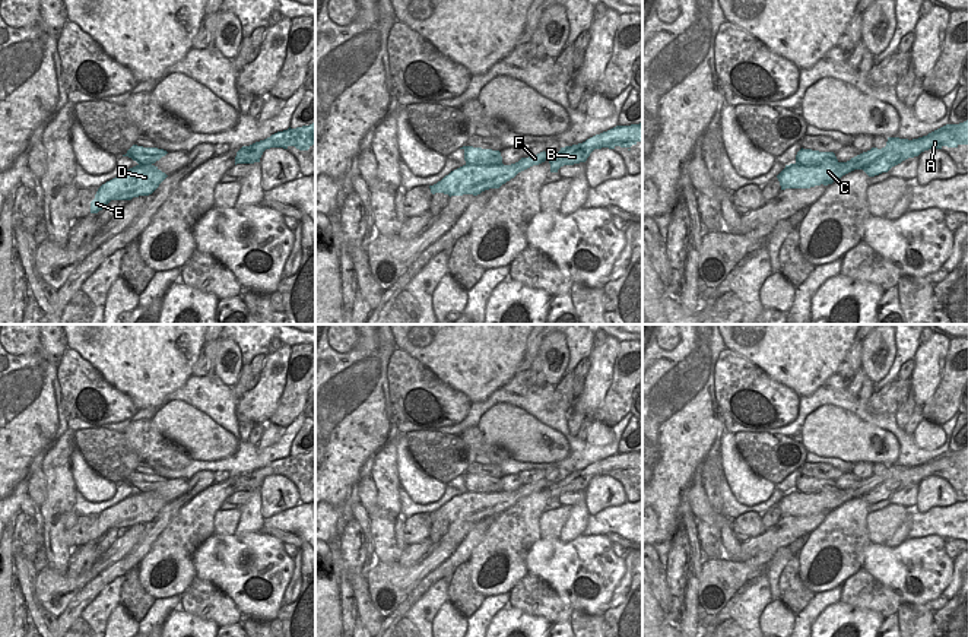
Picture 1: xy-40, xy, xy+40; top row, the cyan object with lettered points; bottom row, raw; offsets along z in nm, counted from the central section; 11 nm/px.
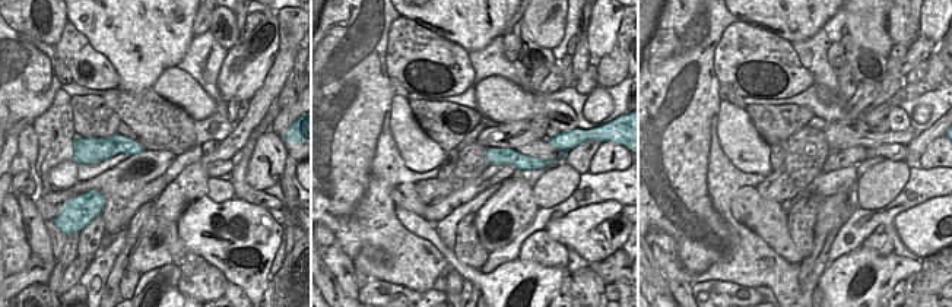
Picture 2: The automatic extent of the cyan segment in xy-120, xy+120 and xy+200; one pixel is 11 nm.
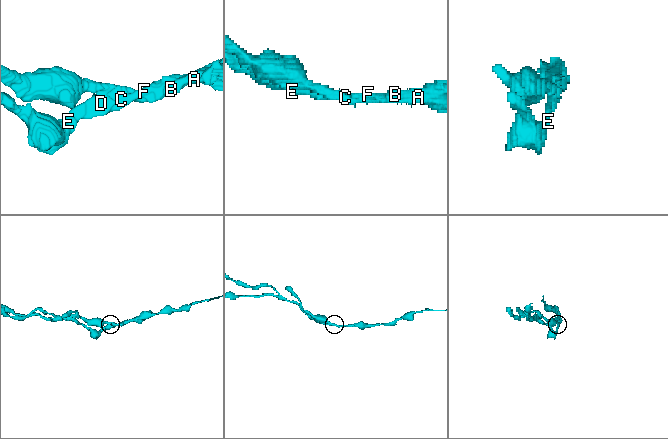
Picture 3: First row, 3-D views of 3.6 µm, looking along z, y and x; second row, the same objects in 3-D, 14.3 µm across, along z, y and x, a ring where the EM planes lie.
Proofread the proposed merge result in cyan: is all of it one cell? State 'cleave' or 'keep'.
cleave

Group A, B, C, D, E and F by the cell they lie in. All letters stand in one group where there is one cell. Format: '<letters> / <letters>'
A C D E F / B

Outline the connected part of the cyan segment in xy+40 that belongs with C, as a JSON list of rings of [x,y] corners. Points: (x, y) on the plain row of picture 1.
[[[968,447],[959,451],[946,451],[927,463],[913,468],[888,465],[885,475],[872,475],[847,489],[838,489],[835,492],[804,494],[800,491],[790,491],[785,492],[777,506],[781,517],[810,516],[821,511],[828,513],[854,497],[864,495],[894,476],[908,476],[918,484],[921,479],[929,476],[942,476],[943,473],[958,475],[959,472],[968,472]]]

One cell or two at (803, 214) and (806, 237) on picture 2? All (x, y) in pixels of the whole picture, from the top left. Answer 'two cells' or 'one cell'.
one cell

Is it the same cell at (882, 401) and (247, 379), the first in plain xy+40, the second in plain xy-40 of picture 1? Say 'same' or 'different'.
same

